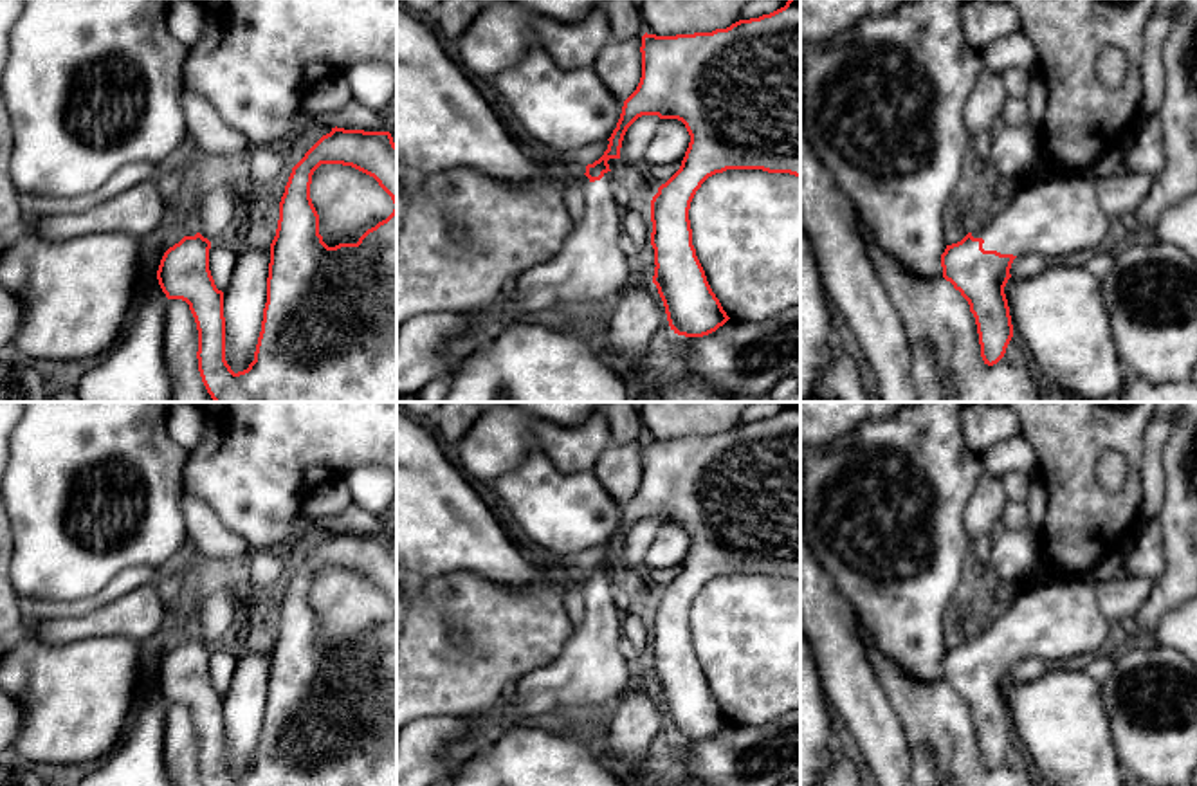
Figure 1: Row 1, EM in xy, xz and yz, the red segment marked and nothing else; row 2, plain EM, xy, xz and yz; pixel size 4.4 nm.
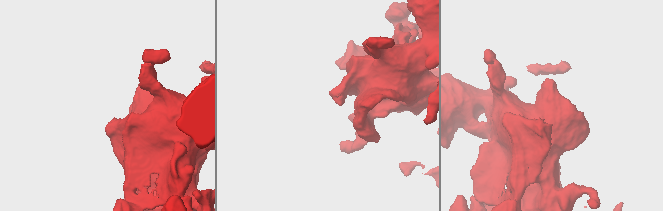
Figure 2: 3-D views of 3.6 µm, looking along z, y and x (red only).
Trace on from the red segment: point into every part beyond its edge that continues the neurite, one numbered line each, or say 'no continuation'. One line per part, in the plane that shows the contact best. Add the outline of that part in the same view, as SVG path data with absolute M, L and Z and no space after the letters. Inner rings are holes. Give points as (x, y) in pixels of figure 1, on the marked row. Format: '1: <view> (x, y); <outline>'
1: yz (1062, 215); M1094 171L1053 173L1035 187L1022 187L1004 206L972 227L984 251L1024 256L1037 252L1049 261L1073 252L1092 254L1110 245L1116 224L1103 213Z

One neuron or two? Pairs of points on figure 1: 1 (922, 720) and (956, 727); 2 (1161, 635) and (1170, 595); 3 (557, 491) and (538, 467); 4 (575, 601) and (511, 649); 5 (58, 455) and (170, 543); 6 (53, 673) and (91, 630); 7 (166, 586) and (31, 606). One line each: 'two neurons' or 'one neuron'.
1: one neuron
2: two neurons
3: one neuron
4: two neurons
5: one neuron
6: two neurons
7: two neurons

